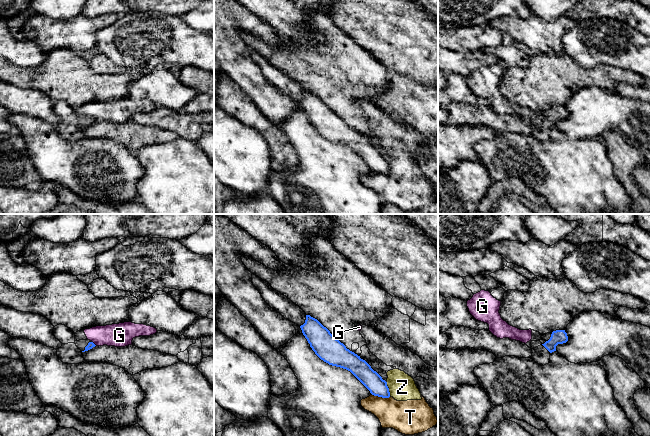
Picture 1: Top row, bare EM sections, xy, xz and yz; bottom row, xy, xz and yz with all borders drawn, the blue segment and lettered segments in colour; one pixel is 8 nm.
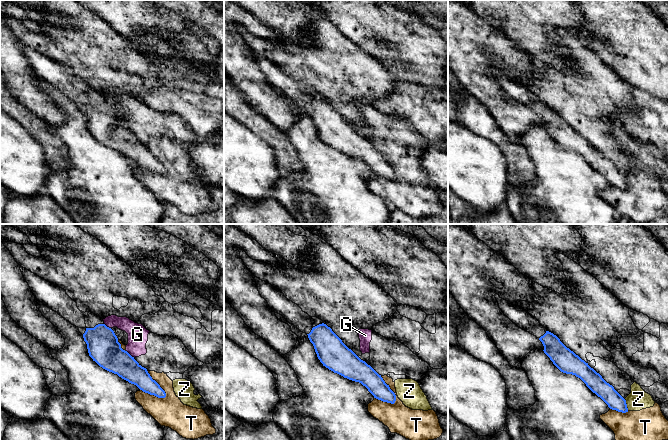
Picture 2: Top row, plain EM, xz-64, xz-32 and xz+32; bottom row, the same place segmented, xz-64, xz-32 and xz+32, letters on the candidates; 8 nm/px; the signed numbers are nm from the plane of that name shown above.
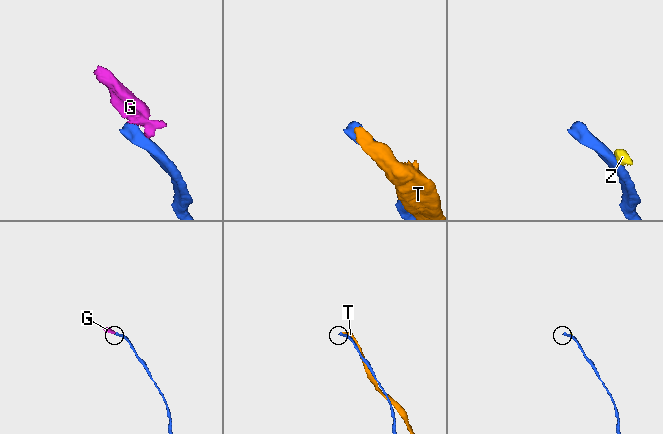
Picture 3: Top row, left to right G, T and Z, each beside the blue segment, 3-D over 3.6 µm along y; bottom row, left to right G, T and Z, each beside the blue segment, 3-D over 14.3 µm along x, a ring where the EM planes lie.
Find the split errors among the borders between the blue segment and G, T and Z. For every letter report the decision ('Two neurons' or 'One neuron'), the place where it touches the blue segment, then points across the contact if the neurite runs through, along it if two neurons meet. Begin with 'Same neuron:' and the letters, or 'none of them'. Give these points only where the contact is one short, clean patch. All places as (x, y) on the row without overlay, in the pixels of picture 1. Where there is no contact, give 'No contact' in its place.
Same neuron: none of them
G: Two neurons. Touches blue at xy (93, 119)
T: Two neurons. Touches blue at xz (381, 172)
Z: Two neurons. Touches blue at xz (388, 164). Boundary: xz (385, 157), (390, 171)

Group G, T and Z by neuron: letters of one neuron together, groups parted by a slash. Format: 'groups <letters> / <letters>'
groups G T Z

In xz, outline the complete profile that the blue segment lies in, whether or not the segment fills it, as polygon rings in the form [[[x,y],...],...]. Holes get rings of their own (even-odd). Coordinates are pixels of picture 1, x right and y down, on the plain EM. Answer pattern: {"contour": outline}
{"contour": [[[254,50],[252,59],[271,84],[301,104],[310,123],[321,136],[350,147],[372,171],[390,173],[387,158],[365,136],[347,125],[317,95],[306,91],[299,82]]]}

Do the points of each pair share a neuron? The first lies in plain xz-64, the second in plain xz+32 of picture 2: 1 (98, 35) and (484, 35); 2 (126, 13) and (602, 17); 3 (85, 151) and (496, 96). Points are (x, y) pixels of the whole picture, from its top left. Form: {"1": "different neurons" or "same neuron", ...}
{"1": "different neurons", "2": "same neuron", "3": "different neurons"}

